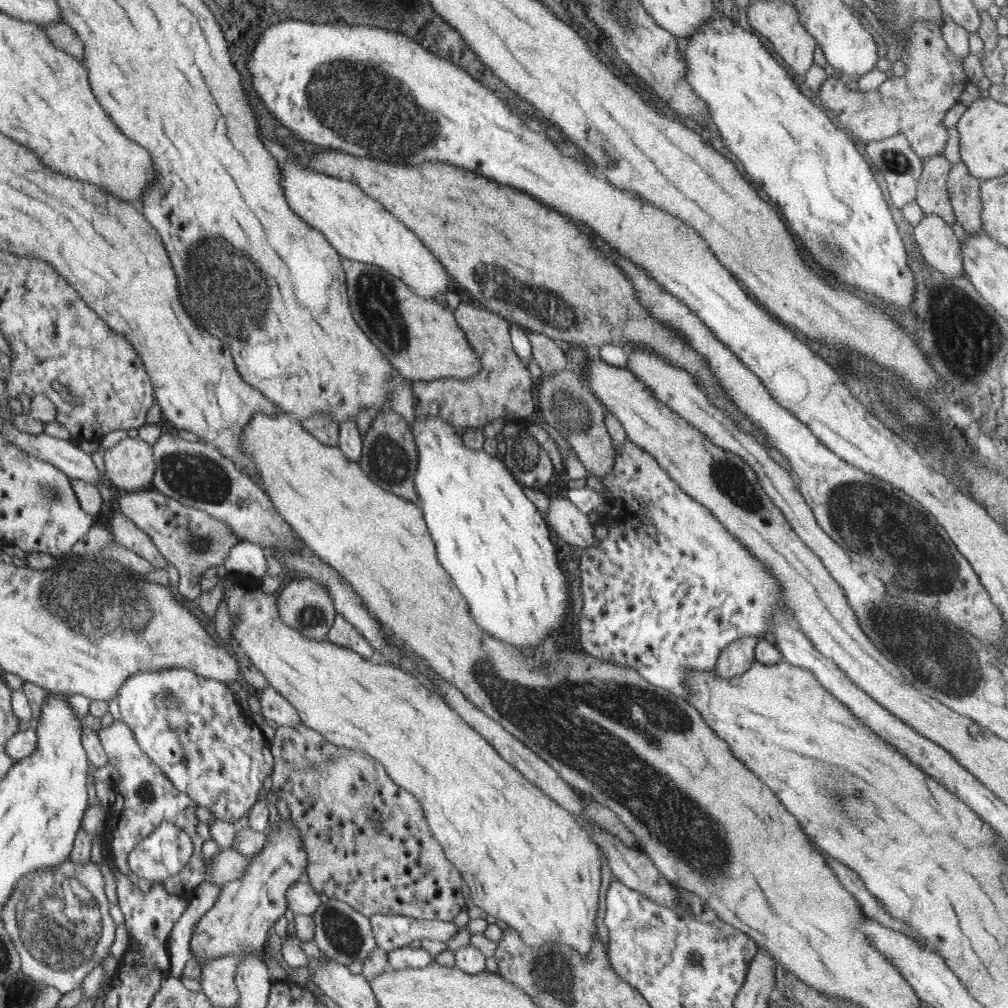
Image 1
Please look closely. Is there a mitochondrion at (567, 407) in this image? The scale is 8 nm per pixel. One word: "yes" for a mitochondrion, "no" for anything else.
yes

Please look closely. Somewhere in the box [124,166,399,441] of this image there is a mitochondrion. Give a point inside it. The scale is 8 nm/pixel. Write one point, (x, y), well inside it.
(219, 287)

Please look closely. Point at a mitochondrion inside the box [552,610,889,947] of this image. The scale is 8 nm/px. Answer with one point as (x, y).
(856, 799)

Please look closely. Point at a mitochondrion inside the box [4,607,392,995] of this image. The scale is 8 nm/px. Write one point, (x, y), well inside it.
(59, 918)

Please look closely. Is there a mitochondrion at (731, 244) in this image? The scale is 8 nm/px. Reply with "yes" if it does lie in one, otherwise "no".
no

